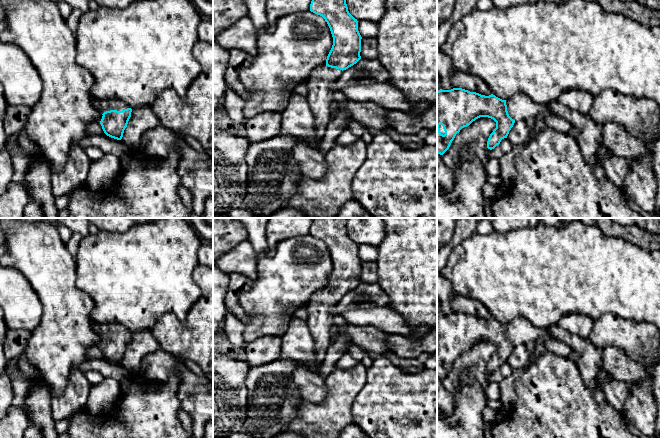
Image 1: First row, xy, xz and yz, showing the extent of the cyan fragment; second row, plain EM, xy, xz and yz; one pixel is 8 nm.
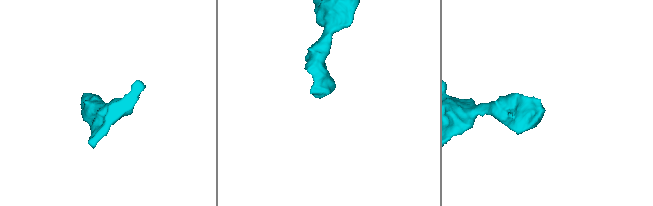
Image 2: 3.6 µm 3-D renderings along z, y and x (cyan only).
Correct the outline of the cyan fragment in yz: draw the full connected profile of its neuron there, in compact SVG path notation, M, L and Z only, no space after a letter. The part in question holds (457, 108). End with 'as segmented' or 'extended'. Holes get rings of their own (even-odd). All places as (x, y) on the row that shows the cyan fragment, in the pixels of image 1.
M462 88L440 89L437 91L437 153L443 155L449 149L456 134L480 117L488 117L496 122L496 128L487 141L487 148L492 150L502 139L507 138L517 120L526 121L530 117L537 120L548 116L554 115L546 104L534 103L522 94L515 94L507 100L502 100L493 94L485 96Z | extended

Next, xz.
M312 0L310 11L325 19L333 37L326 67L305 82L308 88L306 98L314 116L317 138L321 141L330 122L334 101L332 87L343 70L361 59L362 37L358 31L358 21L349 13L346 0Z | extended

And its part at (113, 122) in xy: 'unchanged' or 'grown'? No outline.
grown

